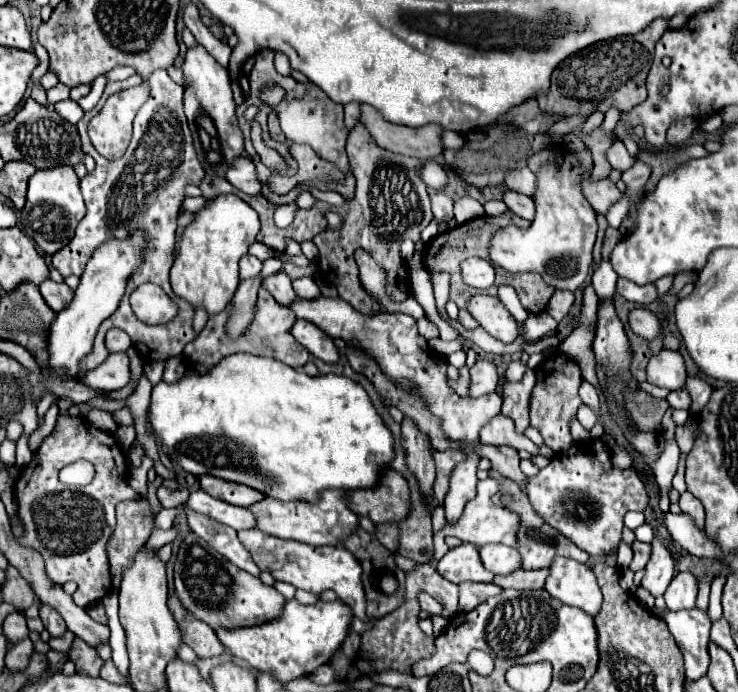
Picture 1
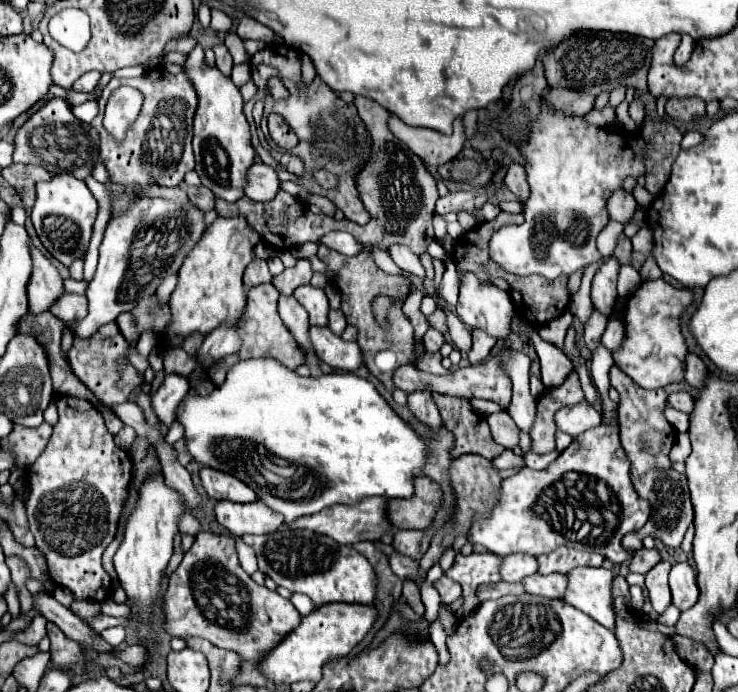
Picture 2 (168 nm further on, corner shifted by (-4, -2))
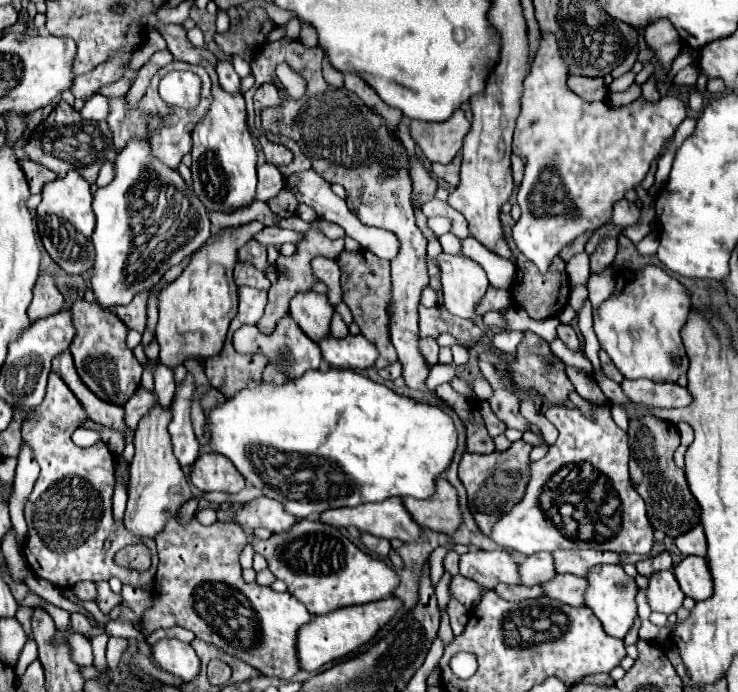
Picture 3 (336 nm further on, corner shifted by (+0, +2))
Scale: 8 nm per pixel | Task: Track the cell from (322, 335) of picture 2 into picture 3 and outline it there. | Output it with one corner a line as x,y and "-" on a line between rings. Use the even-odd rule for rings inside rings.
326,335
318,341
318,347
322,351
322,357
332,367
340,369
368,369
378,357
376,347
366,341
364,335
348,335
342,339

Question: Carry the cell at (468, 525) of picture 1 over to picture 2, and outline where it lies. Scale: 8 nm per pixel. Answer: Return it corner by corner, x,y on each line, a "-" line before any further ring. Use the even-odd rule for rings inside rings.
604,419
598,427
572,437
572,443
546,469
534,471
524,467
516,475
504,479
502,485
504,487
500,489
498,503
484,519
474,519
468,537
470,543
480,543
500,557
510,553
526,553
538,557
552,553
556,547
564,545
580,551
600,553
612,563
624,563
630,559
630,553
622,547
622,537
630,531
638,531
650,515
648,501
644,501
632,487
630,461
620,445
618,425
604,423

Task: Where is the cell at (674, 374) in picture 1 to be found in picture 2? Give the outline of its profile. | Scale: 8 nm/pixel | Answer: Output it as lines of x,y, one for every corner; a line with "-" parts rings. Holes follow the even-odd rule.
664,279
642,281
628,297
624,315
624,339
620,349
612,351
614,363
640,387
658,389
684,379
686,341
680,331
682,313
694,303
690,289
676,289

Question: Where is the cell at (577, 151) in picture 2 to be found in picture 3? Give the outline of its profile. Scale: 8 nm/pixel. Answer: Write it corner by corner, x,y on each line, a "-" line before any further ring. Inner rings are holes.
552,35
540,37
540,49
534,57
530,75
524,79
522,111
516,121
512,153
516,153
524,165
524,181
518,189
518,205
522,215
512,227
512,237
518,251
532,261
540,273
546,273
552,259
586,231
594,231
606,225
612,217
612,207
624,197
628,189
638,185
650,169
650,163
658,157
664,141
674,135
676,127
686,119
686,105
676,97
662,97
658,103
648,103
642,97
626,107
608,107
606,103
586,103
566,87
568,69
560,63
556,39

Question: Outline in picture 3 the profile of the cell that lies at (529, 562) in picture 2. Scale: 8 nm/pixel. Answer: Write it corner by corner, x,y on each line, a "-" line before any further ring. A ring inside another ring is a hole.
534,553
534,555
528,555
524,557
520,563
518,563
518,575
520,575
520,581
522,585
540,585
548,579
552,579
554,575
554,567
552,567
552,555
550,553

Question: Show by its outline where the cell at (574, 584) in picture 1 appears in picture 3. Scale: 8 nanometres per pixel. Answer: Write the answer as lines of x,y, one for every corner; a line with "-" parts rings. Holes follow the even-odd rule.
594,565
588,575
586,575
586,591
584,591
584,603
594,611
594,615
600,619
604,631
608,635
620,637
624,639
624,635
630,631
636,613
636,583
634,579
626,577
626,573
622,571
620,565

